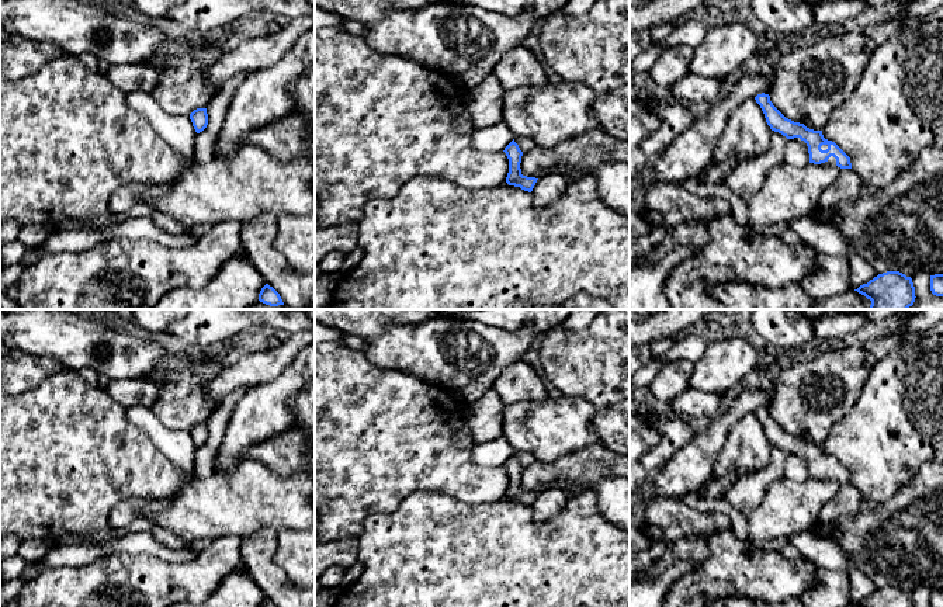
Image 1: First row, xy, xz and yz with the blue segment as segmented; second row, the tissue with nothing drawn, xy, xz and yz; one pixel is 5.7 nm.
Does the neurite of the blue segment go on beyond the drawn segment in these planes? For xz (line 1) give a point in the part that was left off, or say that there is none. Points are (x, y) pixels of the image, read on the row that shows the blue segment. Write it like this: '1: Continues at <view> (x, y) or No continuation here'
1: No continuation here

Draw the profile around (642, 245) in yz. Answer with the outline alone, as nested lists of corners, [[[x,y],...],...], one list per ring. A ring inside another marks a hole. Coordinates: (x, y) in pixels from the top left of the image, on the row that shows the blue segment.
[[[665,223],[652,226],[652,229],[645,235],[637,239],[630,246],[630,268],[635,266],[637,260],[648,253],[652,247],[659,244],[668,233],[668,226]]]

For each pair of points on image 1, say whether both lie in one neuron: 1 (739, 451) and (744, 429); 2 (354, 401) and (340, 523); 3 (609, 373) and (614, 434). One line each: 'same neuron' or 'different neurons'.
1: same neuron
2: same neuron
3: same neuron

